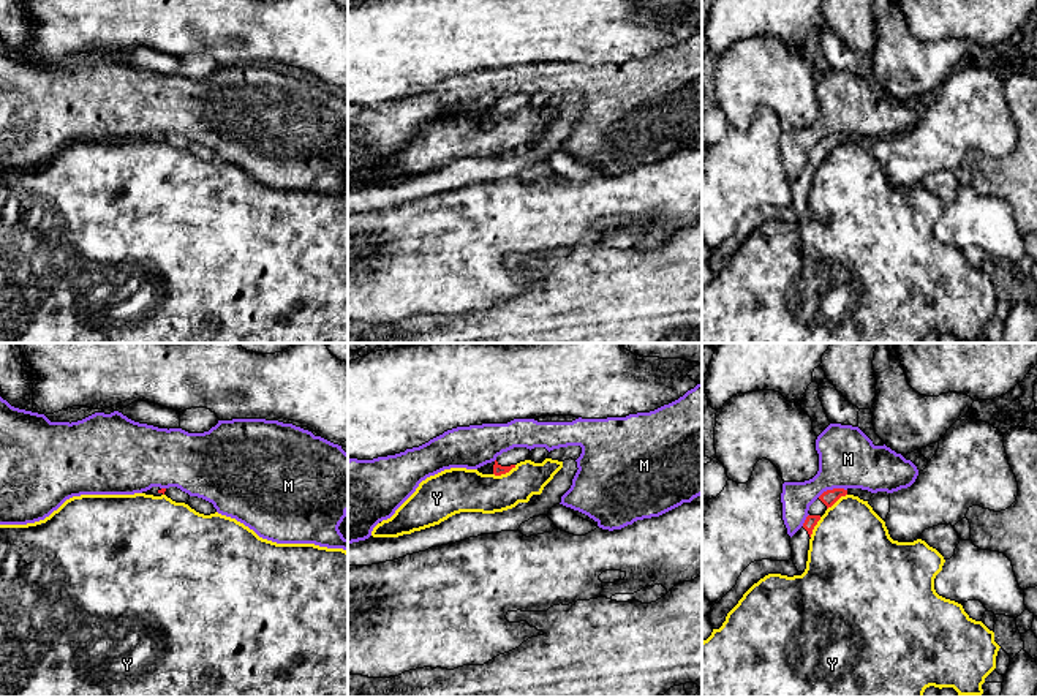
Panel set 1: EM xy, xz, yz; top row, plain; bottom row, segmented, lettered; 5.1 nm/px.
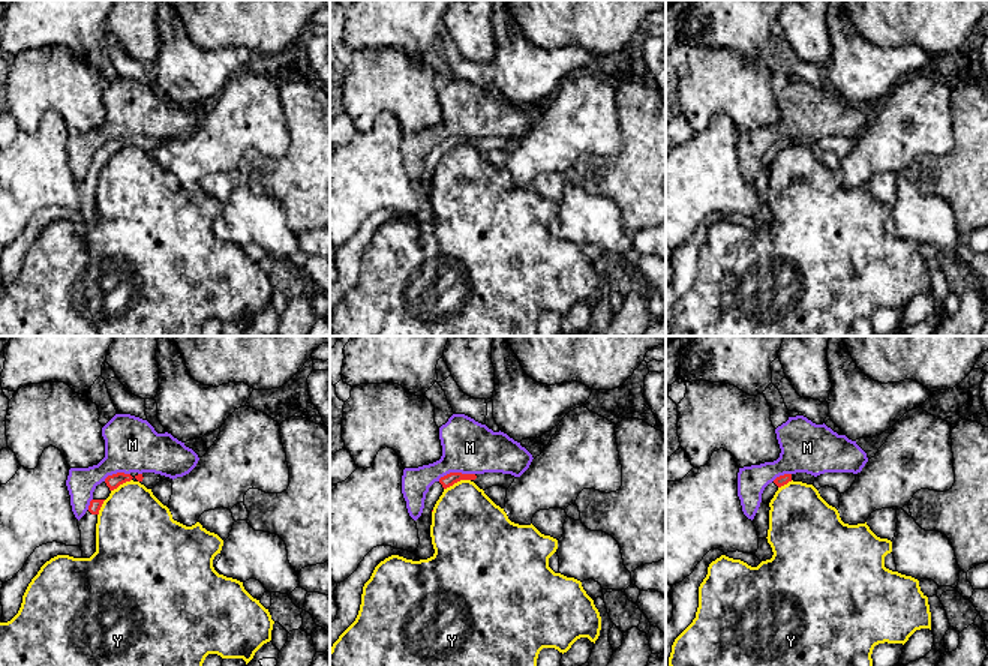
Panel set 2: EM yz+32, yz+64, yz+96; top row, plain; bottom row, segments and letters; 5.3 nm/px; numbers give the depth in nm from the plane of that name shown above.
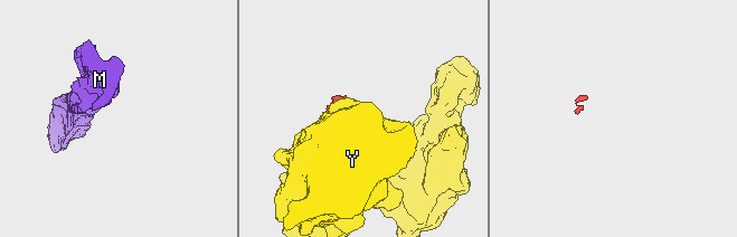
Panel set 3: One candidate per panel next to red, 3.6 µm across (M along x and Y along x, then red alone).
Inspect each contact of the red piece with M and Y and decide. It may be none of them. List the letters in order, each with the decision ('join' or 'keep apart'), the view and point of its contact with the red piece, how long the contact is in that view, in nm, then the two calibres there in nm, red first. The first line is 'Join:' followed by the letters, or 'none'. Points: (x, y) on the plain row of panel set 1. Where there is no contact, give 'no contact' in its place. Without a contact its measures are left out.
Join: none
M: keep apart; meets red in yz at (833, 135); contact 160 nm long; 80 nm thick on the red side, 300 nm on the other
Y: keep apart; meets red in xz at (505, 119); contact 130 nm long; 60 nm thick on the red side, 220 nm on the other

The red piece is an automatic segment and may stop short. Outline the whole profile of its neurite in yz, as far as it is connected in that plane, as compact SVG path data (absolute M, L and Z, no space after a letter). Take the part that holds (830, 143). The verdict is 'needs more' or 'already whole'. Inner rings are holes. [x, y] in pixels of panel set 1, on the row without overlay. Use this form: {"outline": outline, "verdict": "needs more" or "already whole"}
{"outline": "M833 134L824 138L808 156L808 163L803 172L790 183L792 204L789 207L762 205L751 209L738 223L737 231L711 253L708 259L713 275L719 275L726 267L727 259L738 250L743 240L760 224L768 220L781 220L794 223L798 218L805 218L809 196L809 185L814 172L841 142L846 142L847 136Z", "verdict": "needs more"}

